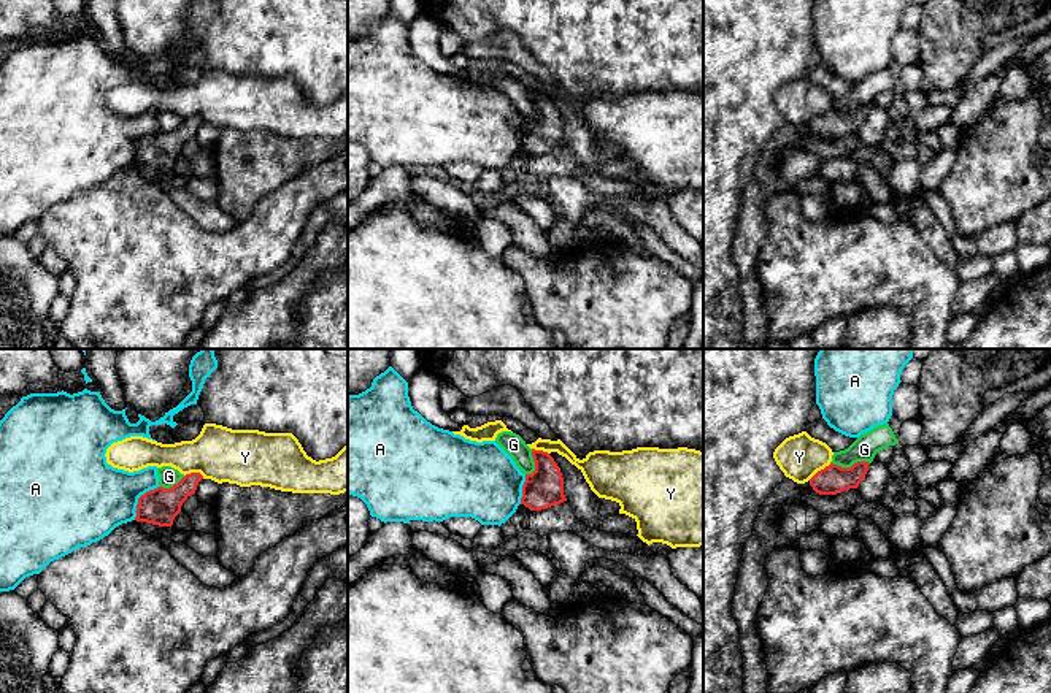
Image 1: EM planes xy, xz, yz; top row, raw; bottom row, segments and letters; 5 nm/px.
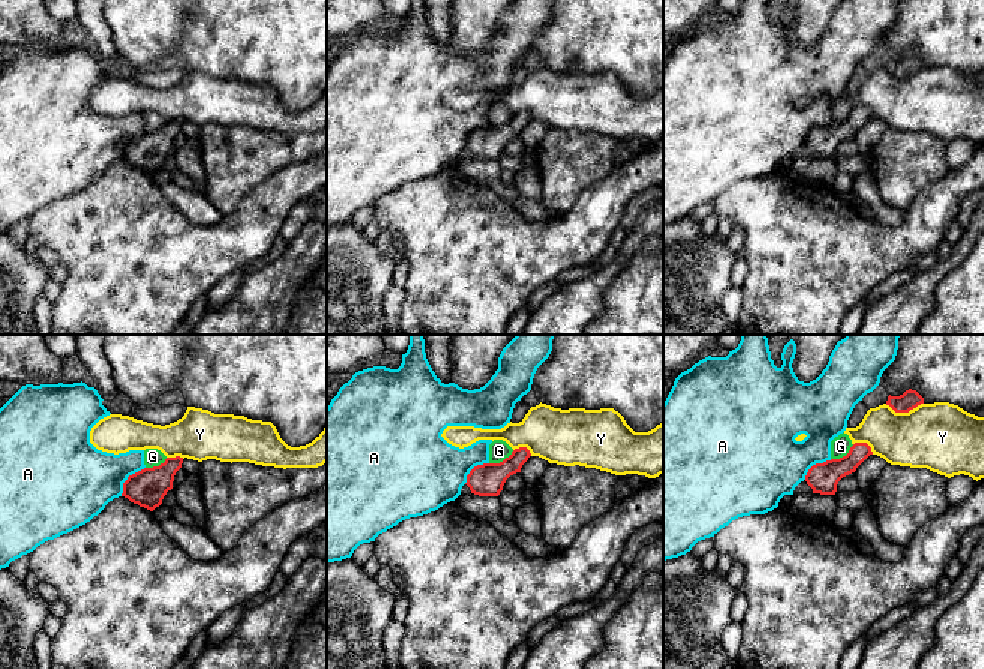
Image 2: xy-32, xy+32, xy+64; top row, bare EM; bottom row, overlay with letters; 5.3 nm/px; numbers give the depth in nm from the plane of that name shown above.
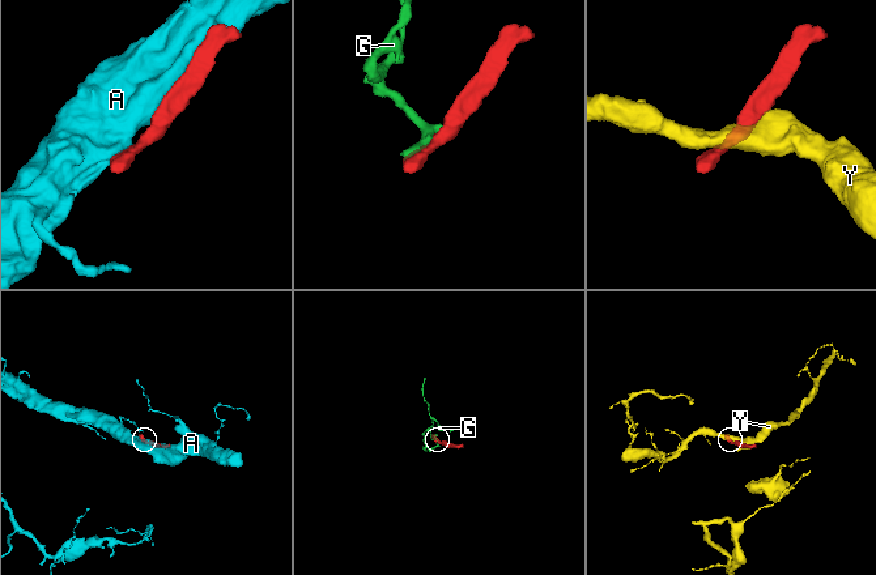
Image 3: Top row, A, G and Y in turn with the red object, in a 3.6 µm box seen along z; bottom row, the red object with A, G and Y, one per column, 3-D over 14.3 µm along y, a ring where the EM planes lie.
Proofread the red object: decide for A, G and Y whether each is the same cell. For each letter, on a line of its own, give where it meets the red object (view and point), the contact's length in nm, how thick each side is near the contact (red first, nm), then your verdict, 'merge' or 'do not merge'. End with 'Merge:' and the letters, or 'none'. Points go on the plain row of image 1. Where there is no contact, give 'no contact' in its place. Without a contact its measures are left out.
A: xy (138, 145) | 220 nm | 190/400 nm | do not merge
G: yz (851, 111) | 200 nm | 150/130 nm | do not merge
Y: yz (821, 114) | 150 nm | 150/220 nm | do not merge
Merge: none

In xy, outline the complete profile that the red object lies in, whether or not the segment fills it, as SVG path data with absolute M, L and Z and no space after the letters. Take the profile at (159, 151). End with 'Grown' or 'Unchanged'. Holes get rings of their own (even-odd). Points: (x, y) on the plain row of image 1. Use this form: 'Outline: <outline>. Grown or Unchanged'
Outline: M200 117L186 119L170 133L157 132L138 143L137 167L146 167L159 171L171 171L175 162L181 157L183 147L197 135L203 124Z. Unchanged

